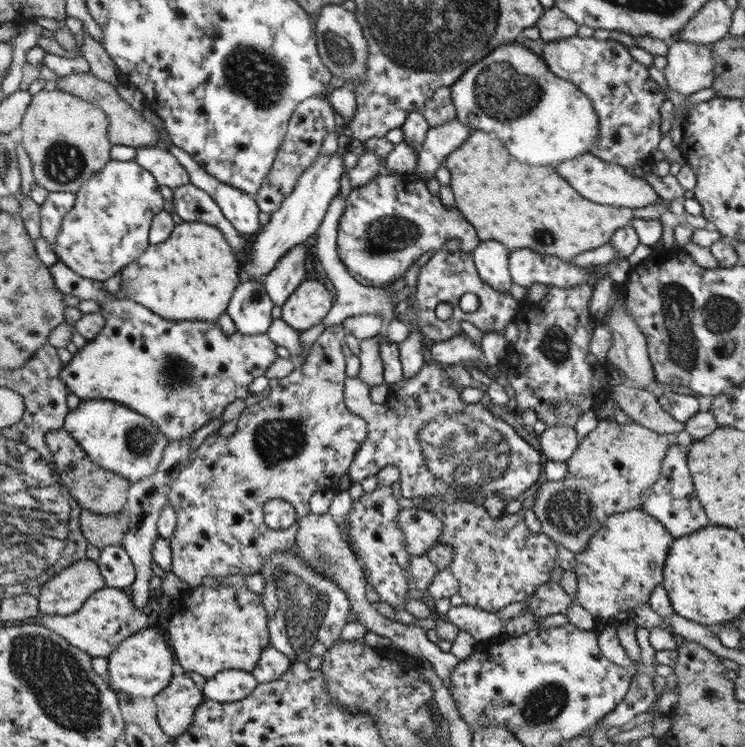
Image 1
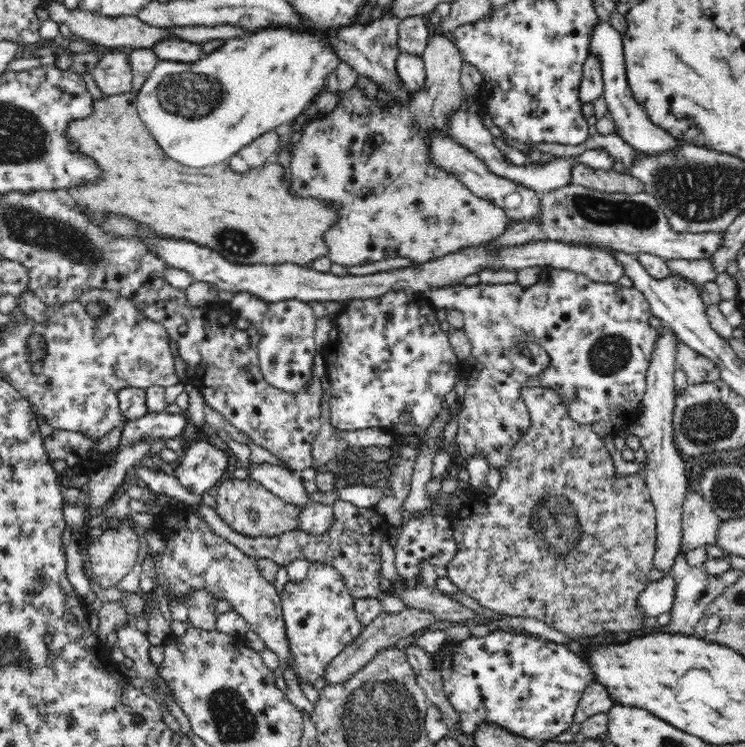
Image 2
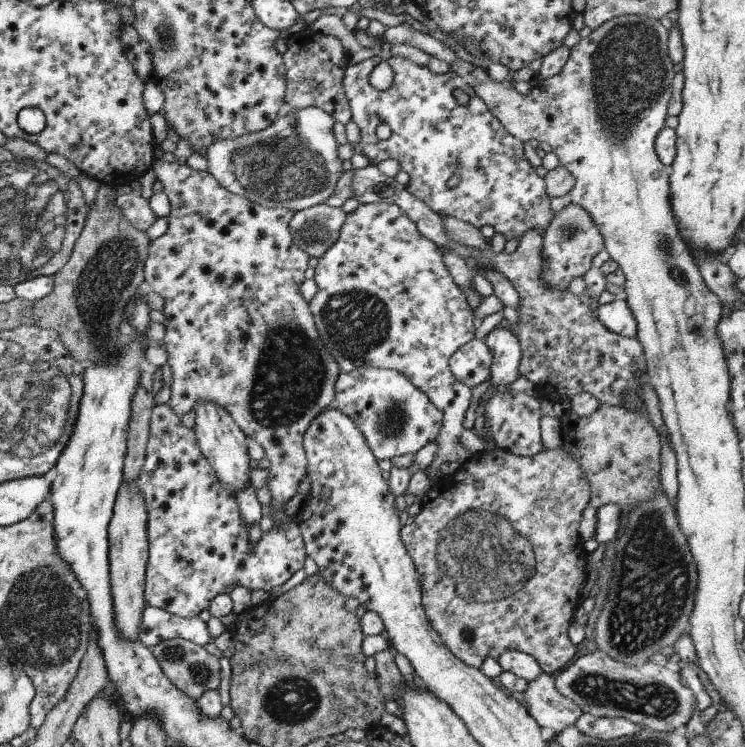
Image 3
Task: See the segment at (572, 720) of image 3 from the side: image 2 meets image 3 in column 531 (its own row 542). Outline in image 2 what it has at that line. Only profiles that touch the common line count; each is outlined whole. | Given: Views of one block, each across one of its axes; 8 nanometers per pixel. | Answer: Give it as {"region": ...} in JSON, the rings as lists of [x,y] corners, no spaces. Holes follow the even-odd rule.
{"region":[[[688,488],[683,500],[682,538],[680,538],[680,551],[686,554],[698,546],[715,544],[717,530],[721,519],[712,510],[706,499]]]}

